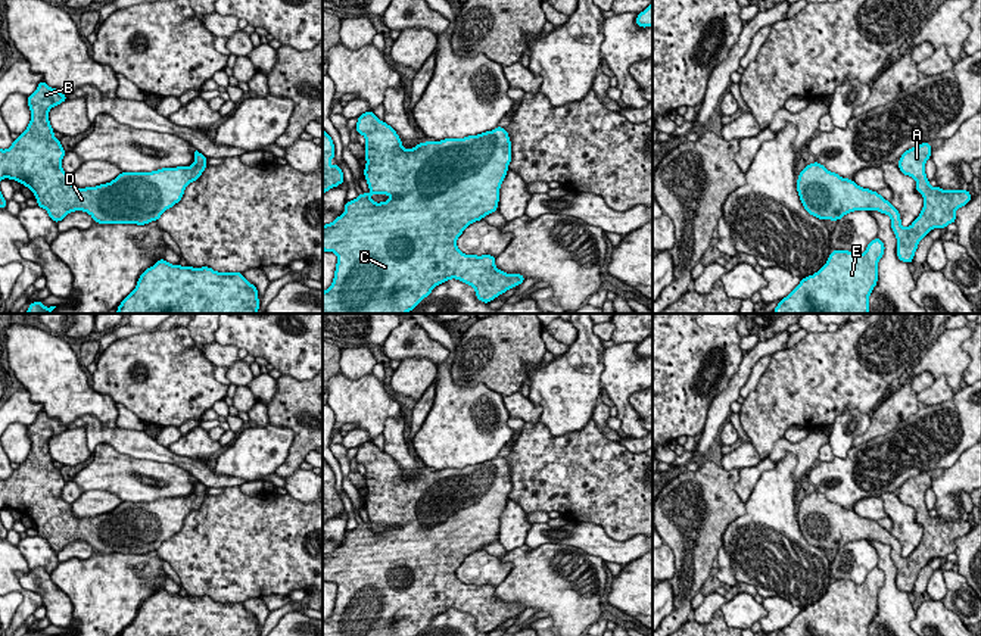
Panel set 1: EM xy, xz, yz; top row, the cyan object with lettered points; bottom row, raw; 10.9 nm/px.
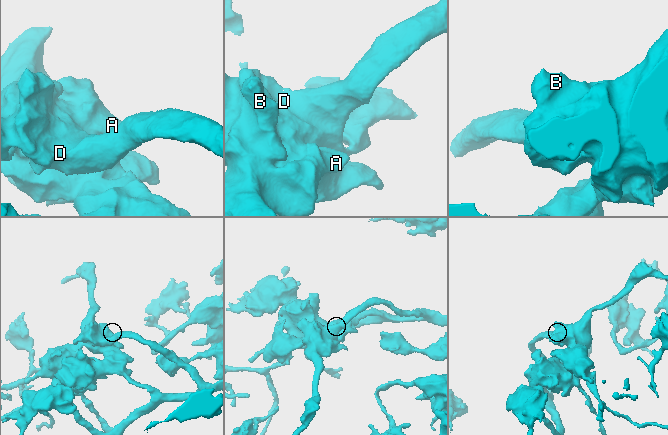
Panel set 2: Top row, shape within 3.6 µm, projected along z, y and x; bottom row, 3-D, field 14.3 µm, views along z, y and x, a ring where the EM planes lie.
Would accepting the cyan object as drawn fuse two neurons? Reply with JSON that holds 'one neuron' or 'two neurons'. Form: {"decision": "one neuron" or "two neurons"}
{"decision": "one neuron"}

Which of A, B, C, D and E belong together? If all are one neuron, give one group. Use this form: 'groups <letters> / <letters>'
groups A B C D E

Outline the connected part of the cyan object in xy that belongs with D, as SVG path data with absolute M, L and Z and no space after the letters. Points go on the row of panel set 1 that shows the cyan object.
M41 81L28 96L31 121L27 130L9 149L0 149L0 180L16 180L28 187L35 194L37 206L46 209L56 224L75 211L87 212L94 222L106 225L158 221L208 166L208 158L196 150L190 166L121 172L110 183L77 188L71 174L60 166L66 153L49 121L50 109L66 99Z

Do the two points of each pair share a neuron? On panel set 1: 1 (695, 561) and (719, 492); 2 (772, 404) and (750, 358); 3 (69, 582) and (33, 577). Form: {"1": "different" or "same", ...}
{"1": "same", "2": "different", "3": "different"}

